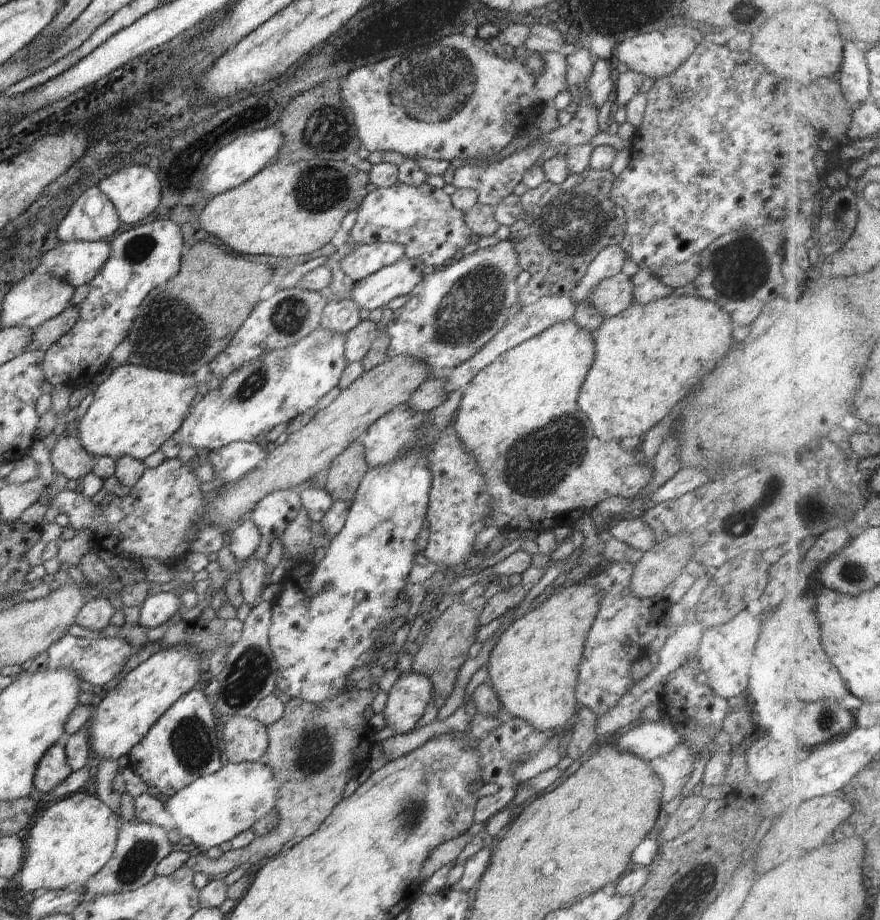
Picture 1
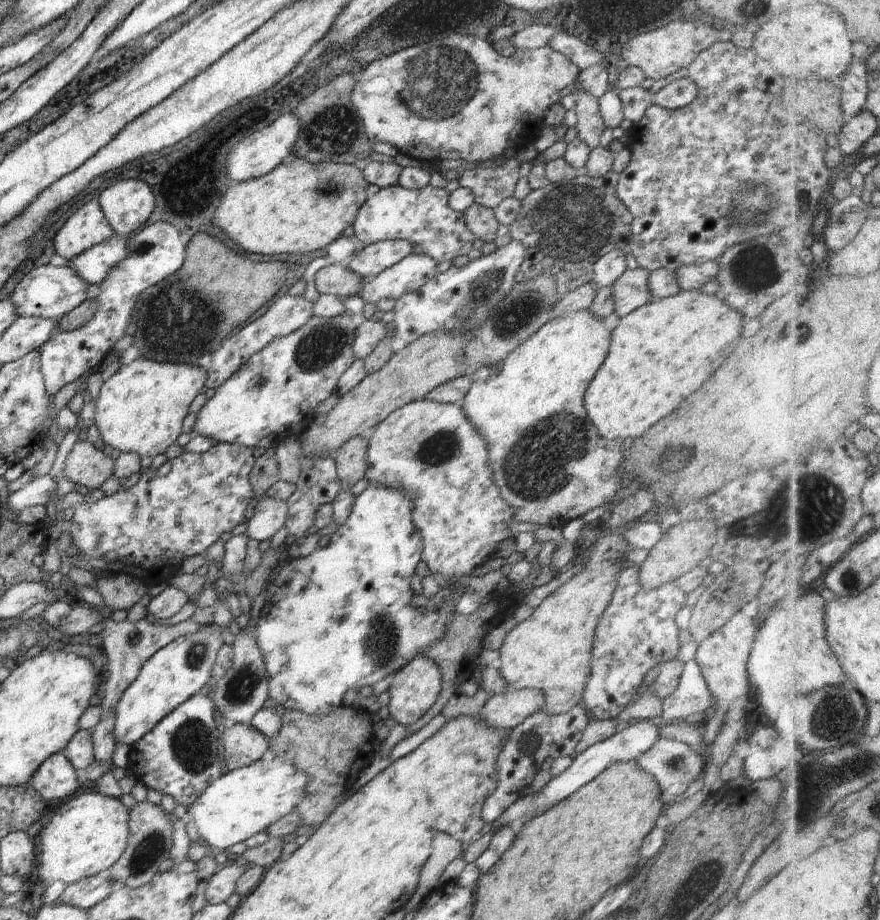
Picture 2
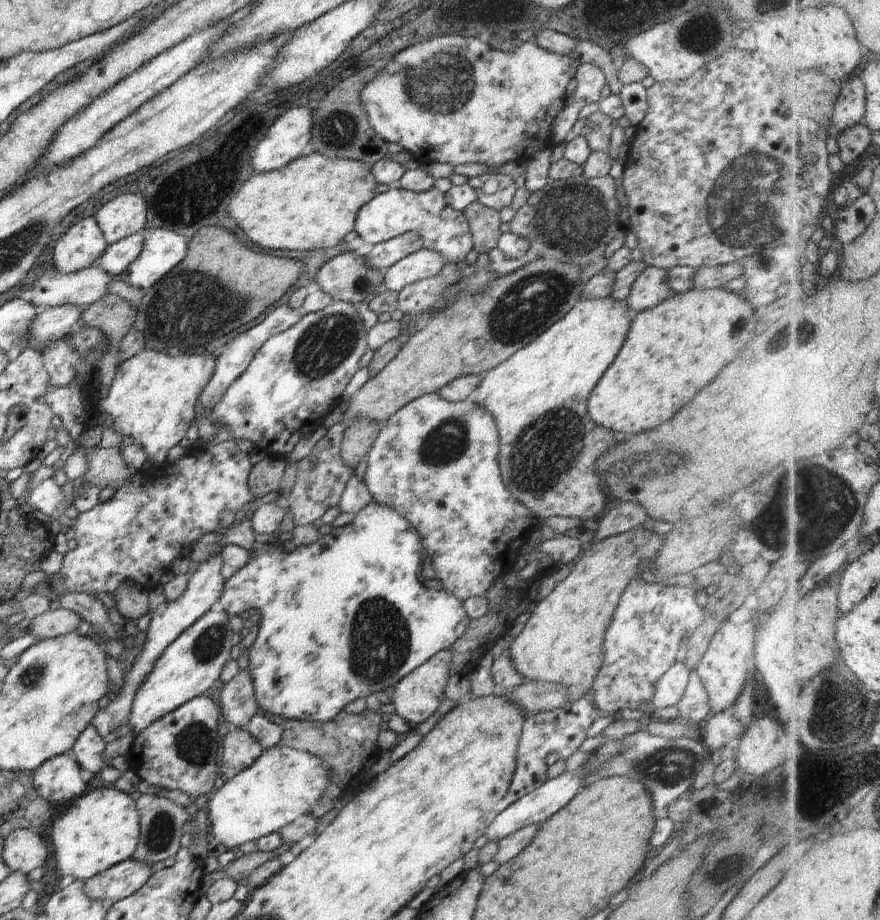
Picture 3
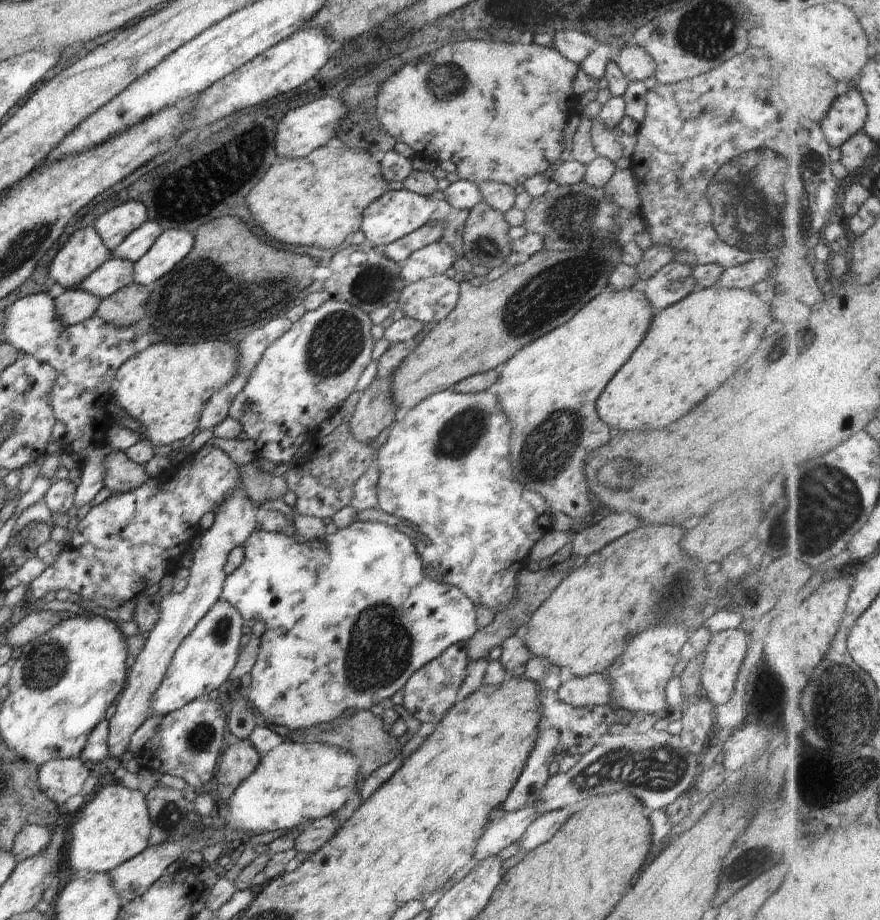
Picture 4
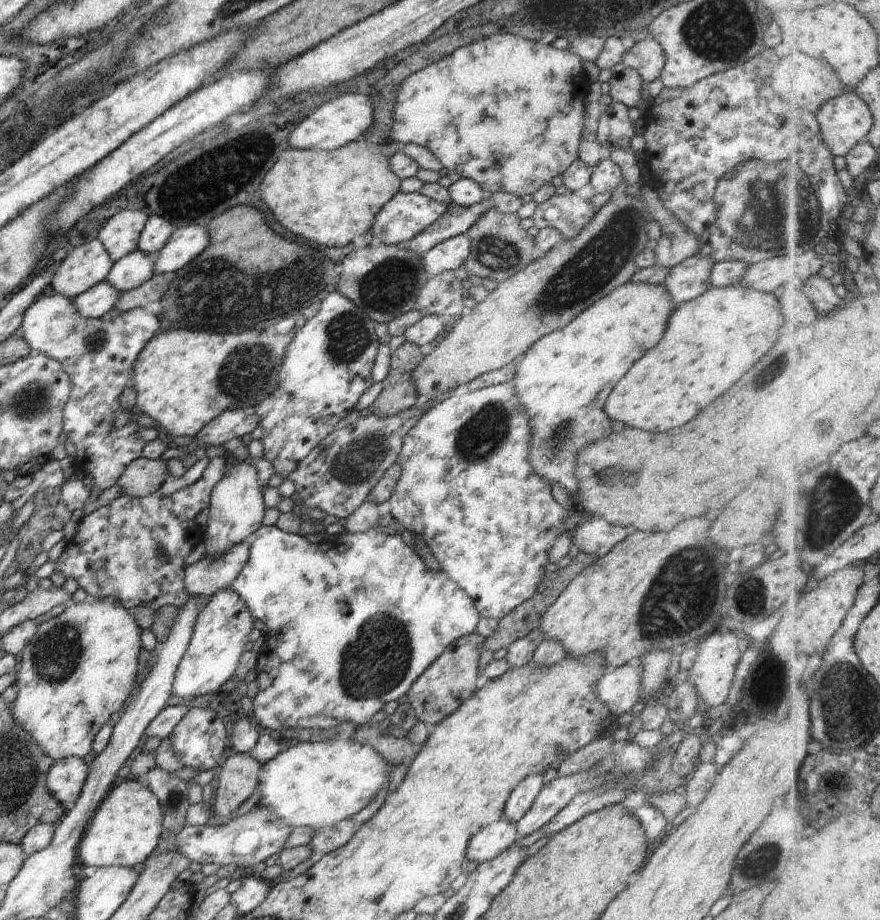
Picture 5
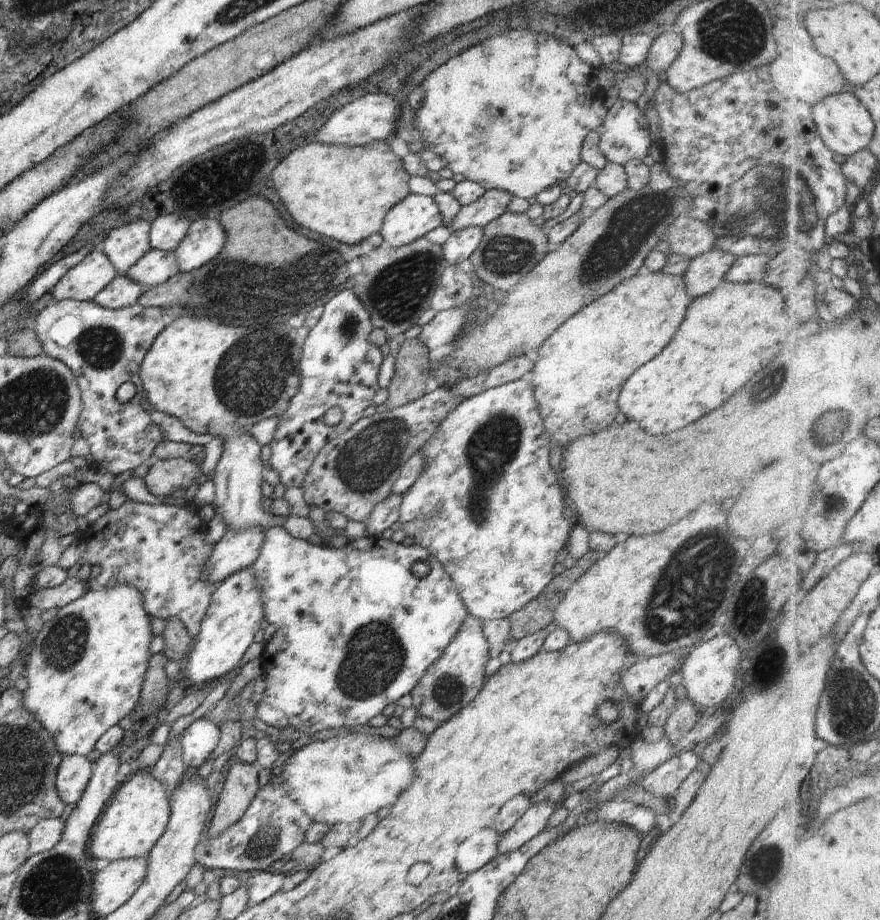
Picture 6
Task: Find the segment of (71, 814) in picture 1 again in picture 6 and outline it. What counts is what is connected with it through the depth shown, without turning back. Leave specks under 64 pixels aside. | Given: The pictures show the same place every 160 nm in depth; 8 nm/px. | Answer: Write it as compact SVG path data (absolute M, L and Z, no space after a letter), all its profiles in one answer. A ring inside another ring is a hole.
M135 768L133 773L122 781L120 788L110 796L110 800L107 800L107 805L92 828L88 844L90 856L107 858L110 862L146 857L166 830L171 811L169 800L165 786L152 776L150 770Z

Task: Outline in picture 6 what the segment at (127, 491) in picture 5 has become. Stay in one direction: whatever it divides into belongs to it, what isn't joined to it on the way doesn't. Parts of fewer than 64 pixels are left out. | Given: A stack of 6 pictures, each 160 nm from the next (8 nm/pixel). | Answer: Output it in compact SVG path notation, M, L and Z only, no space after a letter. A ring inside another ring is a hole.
M158 459L142 480L154 496L170 498L178 496L179 491L186 490L192 482L198 482L200 474L200 468L188 459Z

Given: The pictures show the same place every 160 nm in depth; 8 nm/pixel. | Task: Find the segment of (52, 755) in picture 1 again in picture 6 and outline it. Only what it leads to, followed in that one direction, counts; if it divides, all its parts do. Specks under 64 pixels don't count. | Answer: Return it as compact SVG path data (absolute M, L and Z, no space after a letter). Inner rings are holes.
M63 755L57 768L55 787L65 804L76 804L82 798L93 773L94 763L82 755Z

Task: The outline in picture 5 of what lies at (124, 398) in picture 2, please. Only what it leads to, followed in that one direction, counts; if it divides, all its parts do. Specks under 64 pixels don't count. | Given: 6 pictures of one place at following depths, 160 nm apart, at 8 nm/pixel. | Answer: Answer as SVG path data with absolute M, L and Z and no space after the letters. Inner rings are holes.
M298 318L296 322L296 328L294 331L280 336L280 334L264 334L258 330L246 330L246 332L236 332L236 334L216 334L216 332L208 332L205 330L194 330L187 328L175 328L161 330L157 336L153 336L152 340L142 349L142 352L138 354L136 362L133 364L133 371L131 381L134 383L133 389L137 394L136 406L143 412L148 414L150 418L154 418L158 424L162 427L162 431L176 439L178 437L193 437L198 434L211 420L214 420L222 411L229 409L249 409L249 407L256 406L260 401L264 400L264 397L270 396L270 392L277 386L275 376L276 372L281 367L283 357L286 354L286 349L292 342L294 332L298 332L302 328L304 320Z

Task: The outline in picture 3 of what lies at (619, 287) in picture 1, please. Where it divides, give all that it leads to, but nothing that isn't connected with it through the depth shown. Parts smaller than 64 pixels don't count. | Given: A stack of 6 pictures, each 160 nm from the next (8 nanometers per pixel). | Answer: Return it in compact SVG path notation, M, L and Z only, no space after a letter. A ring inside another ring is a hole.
M647 266L634 281L626 302L630 310L637 314L658 306L674 294L668 282L667 270Z

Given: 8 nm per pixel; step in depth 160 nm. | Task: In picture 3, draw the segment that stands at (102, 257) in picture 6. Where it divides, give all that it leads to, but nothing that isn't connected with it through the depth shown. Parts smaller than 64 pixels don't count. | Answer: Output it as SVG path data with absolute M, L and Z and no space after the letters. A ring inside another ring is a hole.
M95 217L80 220L57 240L53 266L67 275L81 271L97 264L108 245Z

